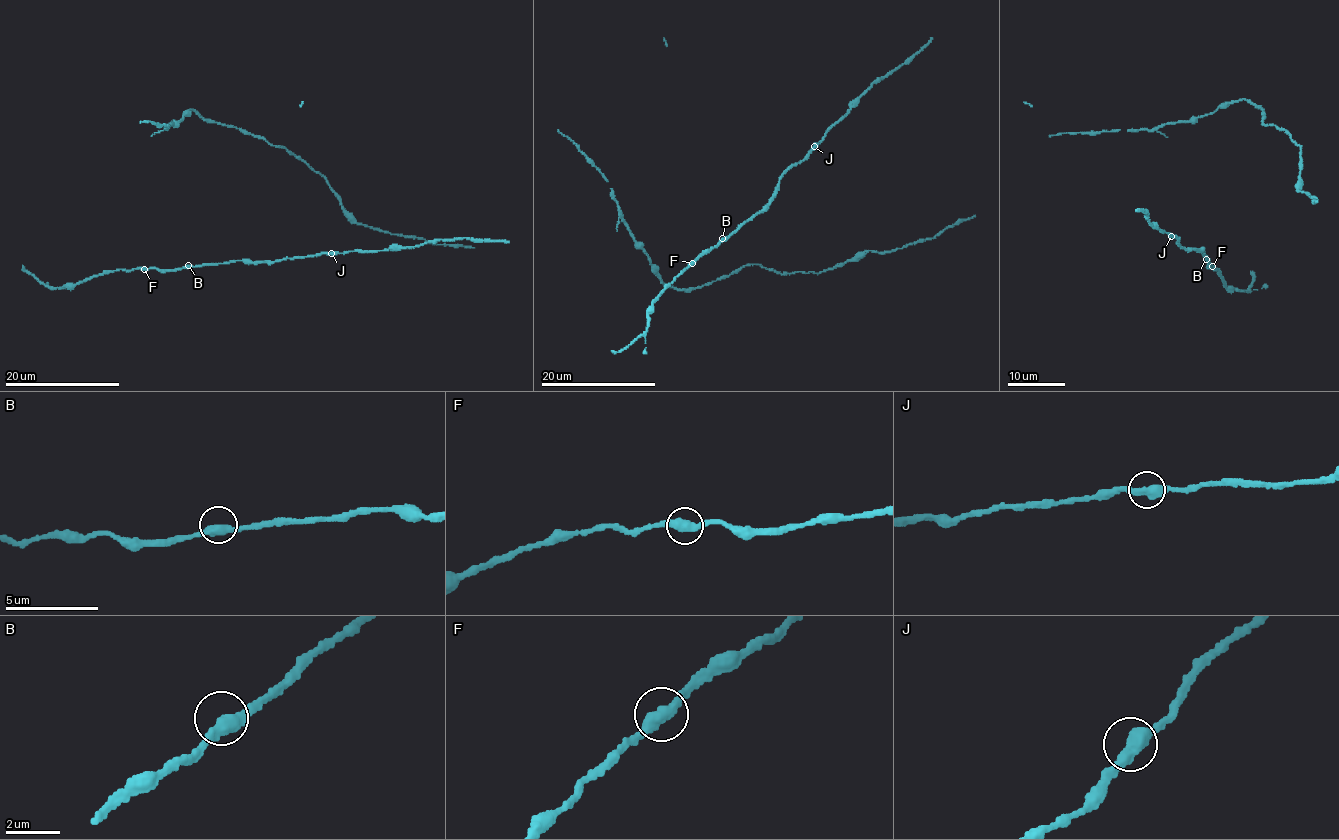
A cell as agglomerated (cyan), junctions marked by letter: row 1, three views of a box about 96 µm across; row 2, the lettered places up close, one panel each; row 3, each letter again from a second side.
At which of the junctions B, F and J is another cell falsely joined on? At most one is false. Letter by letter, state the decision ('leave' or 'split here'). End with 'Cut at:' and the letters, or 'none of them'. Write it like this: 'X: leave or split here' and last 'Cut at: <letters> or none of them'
B: leave
F: leave
J: leave
Cut at: none of them

